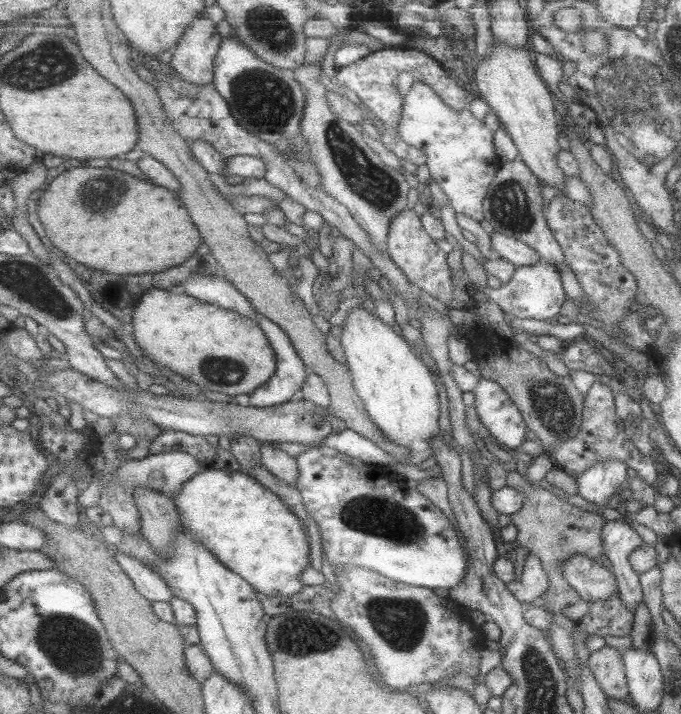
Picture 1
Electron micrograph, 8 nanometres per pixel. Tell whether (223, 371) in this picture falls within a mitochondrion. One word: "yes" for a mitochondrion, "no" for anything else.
yes

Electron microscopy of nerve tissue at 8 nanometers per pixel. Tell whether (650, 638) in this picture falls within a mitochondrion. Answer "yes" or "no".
no

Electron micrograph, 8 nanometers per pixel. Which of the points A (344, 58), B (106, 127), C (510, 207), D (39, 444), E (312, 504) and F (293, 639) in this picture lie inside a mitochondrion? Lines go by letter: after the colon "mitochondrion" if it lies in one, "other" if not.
A: other
B: other
C: mitochondrion
D: other
E: other
F: mitochondrion

